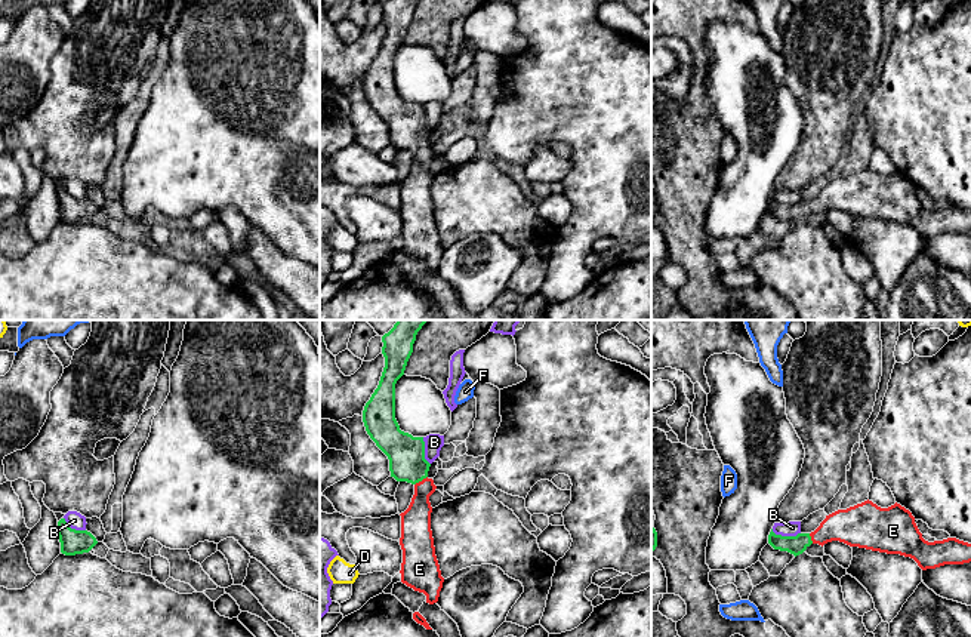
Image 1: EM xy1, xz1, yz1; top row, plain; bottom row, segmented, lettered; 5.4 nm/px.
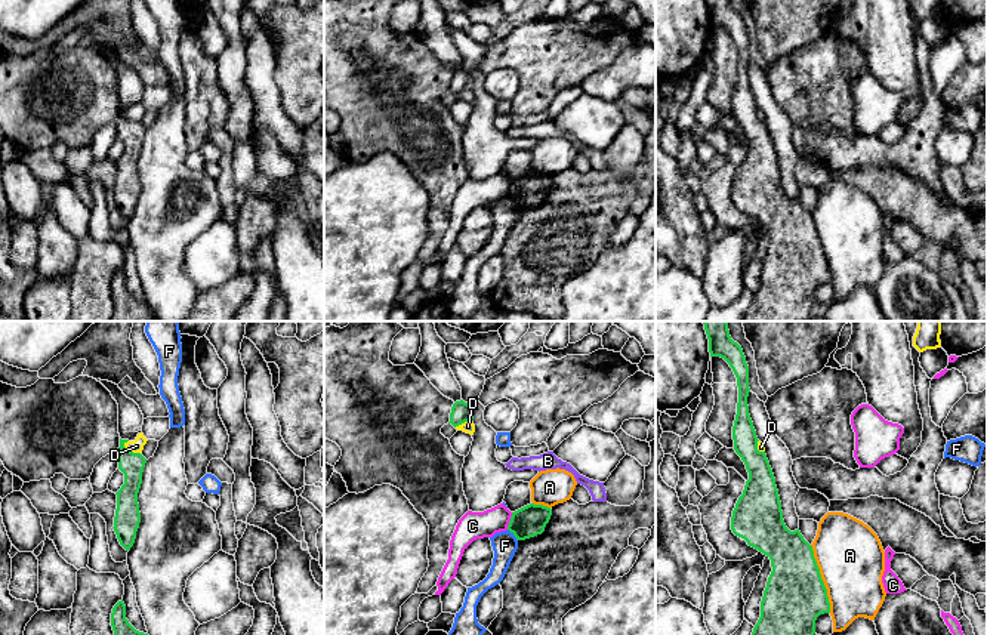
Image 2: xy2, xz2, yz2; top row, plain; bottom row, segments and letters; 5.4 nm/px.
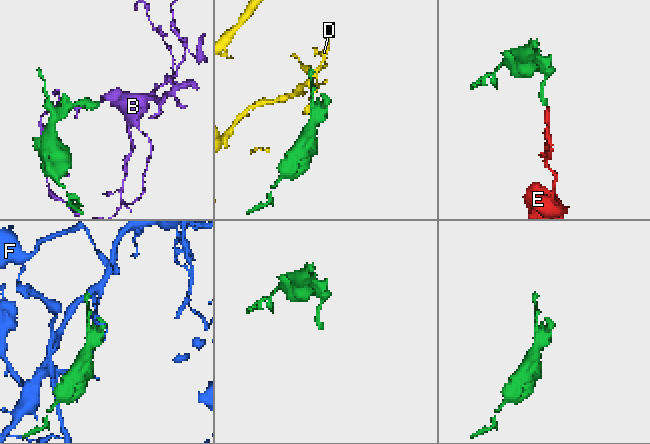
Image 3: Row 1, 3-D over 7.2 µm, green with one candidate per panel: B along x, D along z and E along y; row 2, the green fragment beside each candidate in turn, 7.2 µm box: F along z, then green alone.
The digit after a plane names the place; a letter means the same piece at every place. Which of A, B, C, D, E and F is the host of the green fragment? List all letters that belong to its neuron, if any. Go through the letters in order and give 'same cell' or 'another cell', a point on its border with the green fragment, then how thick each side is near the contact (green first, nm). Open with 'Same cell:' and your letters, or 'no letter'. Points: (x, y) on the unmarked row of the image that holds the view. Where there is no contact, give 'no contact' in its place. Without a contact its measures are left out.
Same cell: E
A: another cell; meets green in yz2 at (822, 247); 340 nm thick on the green side, 360 nm on the other
B: another cell; meets green in yz1 at (786, 205); 100 nm thick on the green side, 80 nm on the other
C: another cell; meets green in xz2 at (509, 190); 170 nm thick on the green side, 150 nm on the other
D: another cell; meets green in xy2 at (129, 119); 130 nm thick on the green side, 70 nm on the other
E: same cell; meets green in xz1 at (421, 148); 200 nm thick on the green side, 160 nm on the other
F: another cell; meets green in xz2 at (514, 203); 170 nm thick on the green side, 140 nm on the other

